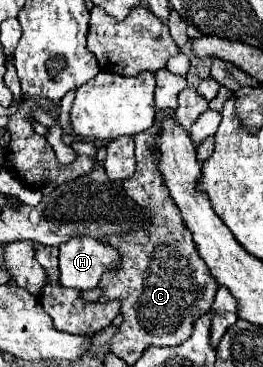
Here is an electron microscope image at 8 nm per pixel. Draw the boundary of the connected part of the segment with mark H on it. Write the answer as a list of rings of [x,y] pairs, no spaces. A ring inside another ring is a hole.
[[[72,238],[58,250],[60,284],[64,288],[92,290],[100,276],[120,262],[118,252],[96,238]]]

